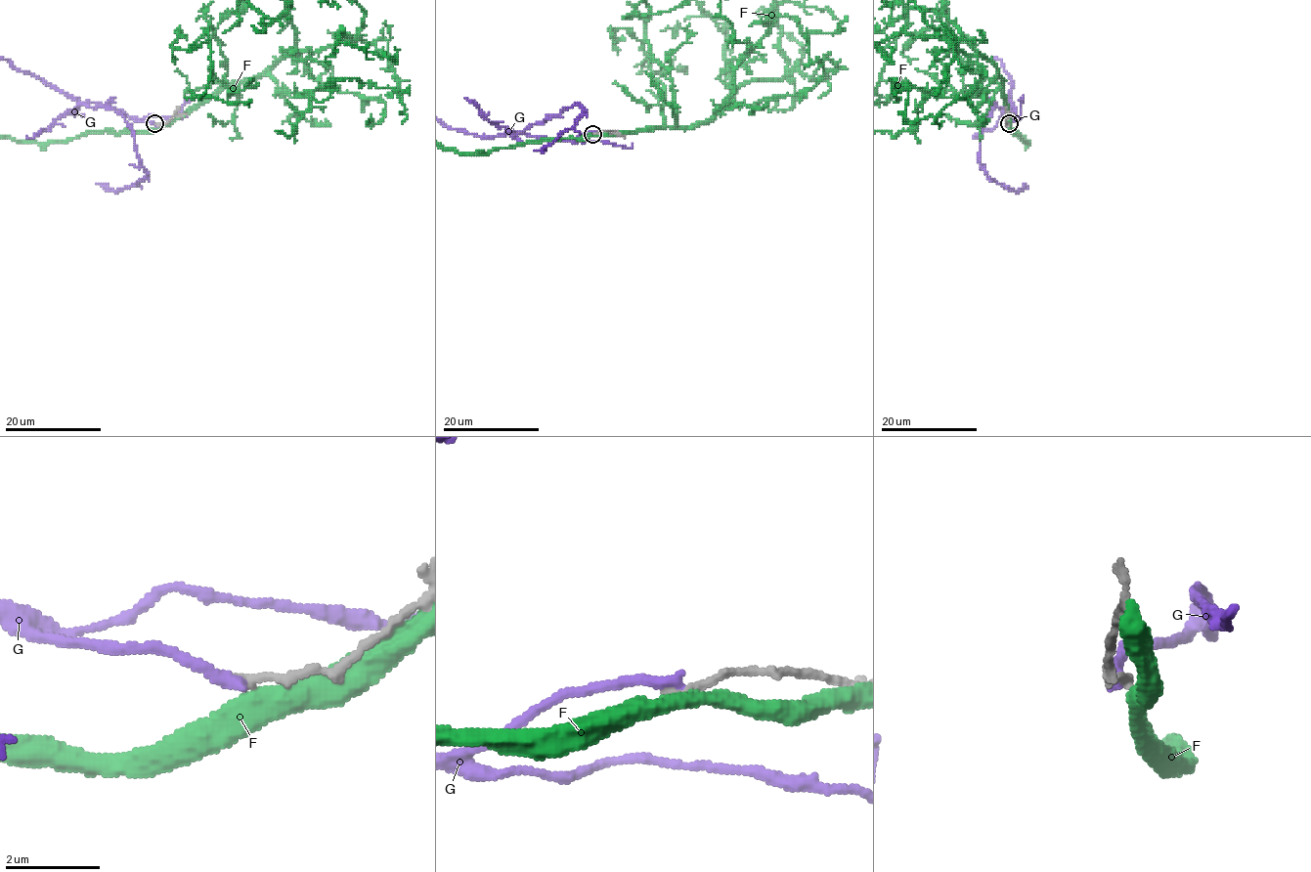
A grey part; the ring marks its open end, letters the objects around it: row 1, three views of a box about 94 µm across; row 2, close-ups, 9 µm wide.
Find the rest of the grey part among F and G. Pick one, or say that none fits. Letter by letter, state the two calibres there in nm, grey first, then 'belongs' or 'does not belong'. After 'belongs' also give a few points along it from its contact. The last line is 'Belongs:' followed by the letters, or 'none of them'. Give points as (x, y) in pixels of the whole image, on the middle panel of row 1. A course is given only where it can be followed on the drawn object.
F: 240 nm thick on the grey side, 400 nm on the other; does not belong
G: 200 nm thick on the grey side, 240 nm on the other; does not belong
Belongs: none of them

